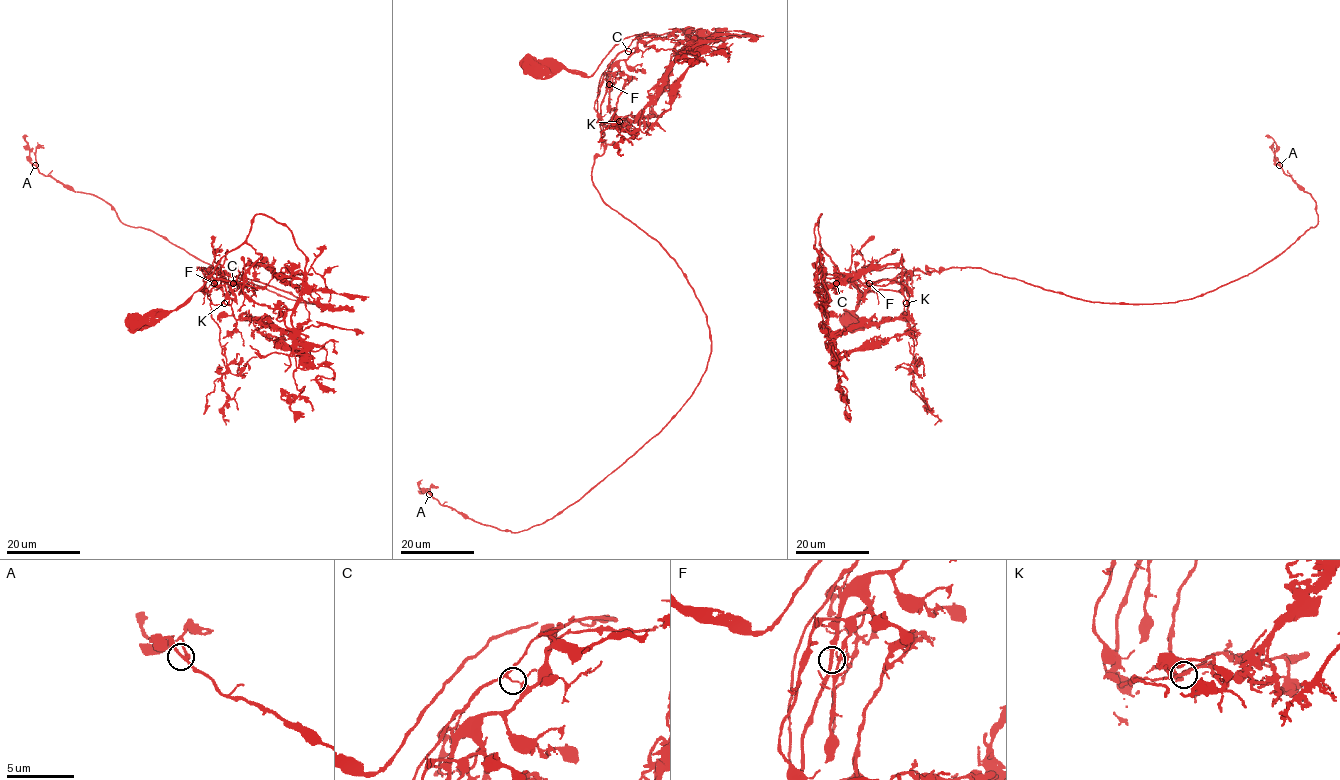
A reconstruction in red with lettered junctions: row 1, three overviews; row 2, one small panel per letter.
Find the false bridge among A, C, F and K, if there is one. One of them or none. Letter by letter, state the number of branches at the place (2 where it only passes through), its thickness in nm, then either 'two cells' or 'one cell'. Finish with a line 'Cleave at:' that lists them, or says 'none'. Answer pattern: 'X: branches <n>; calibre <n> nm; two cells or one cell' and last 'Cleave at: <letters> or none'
A: branches 3; calibre 190 nm; one cell
C: branches 3; calibre 130 nm; two cells
F: branches 3; calibre 220 nm; one cell
K: branches 3; calibre 180 nm; one cell
Cleave at: C

